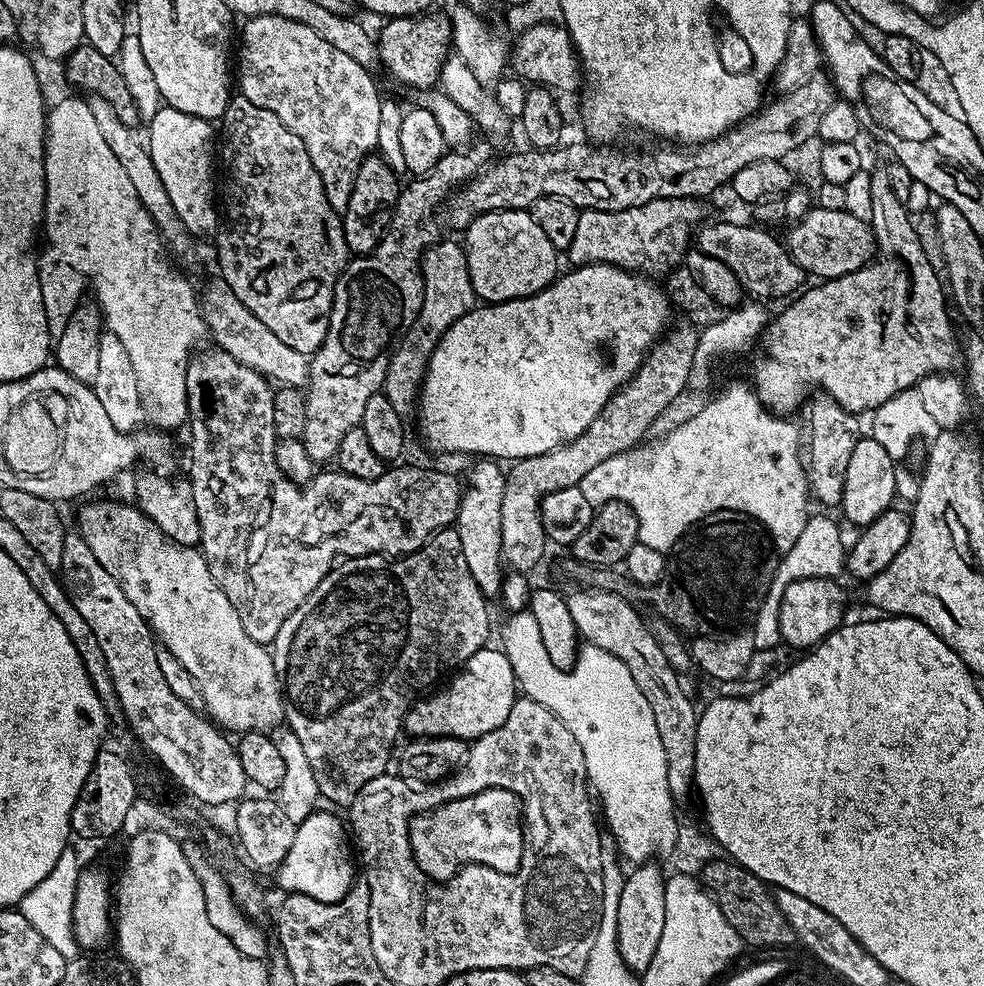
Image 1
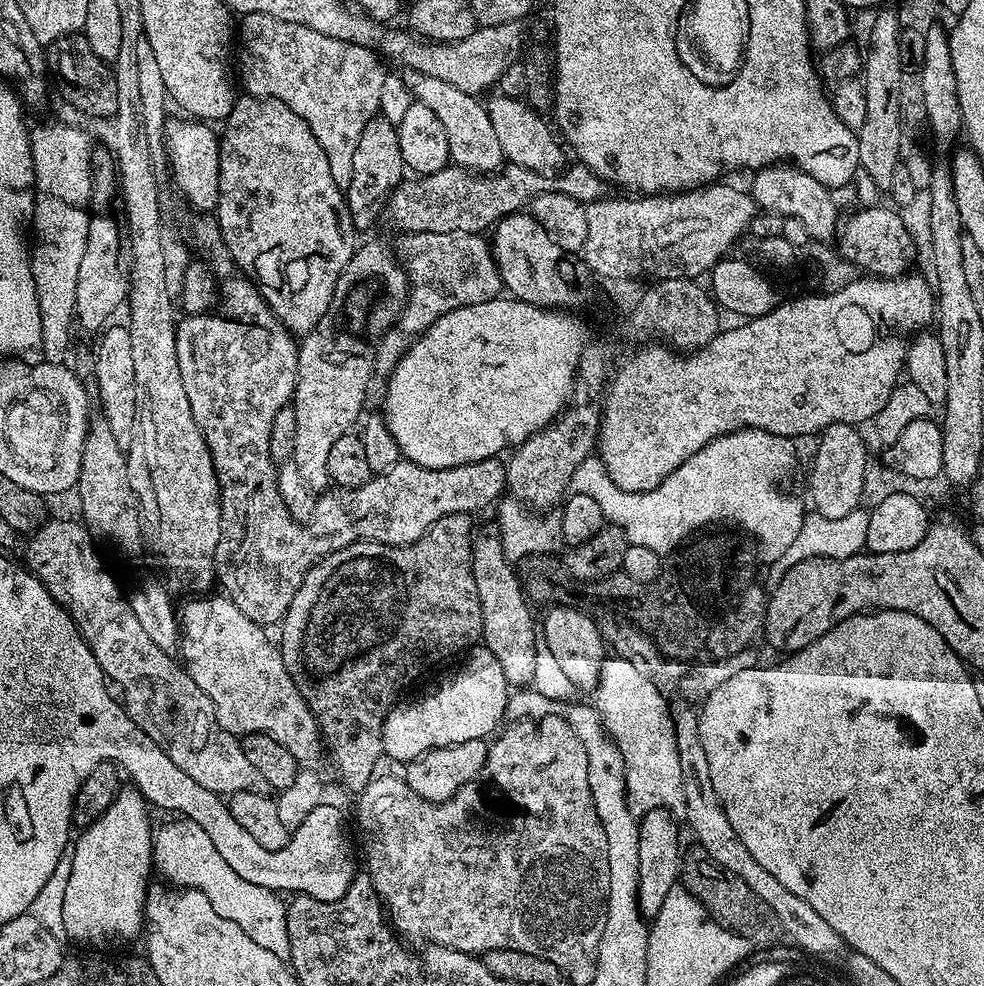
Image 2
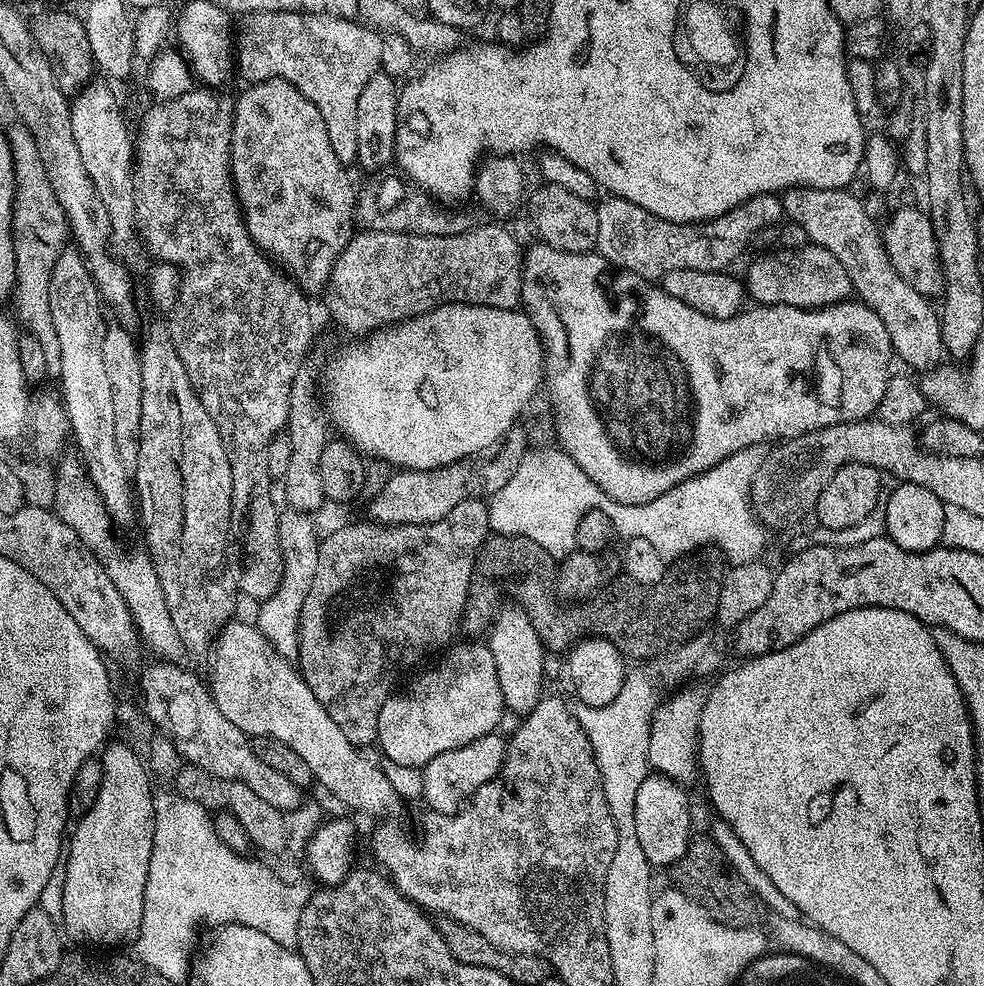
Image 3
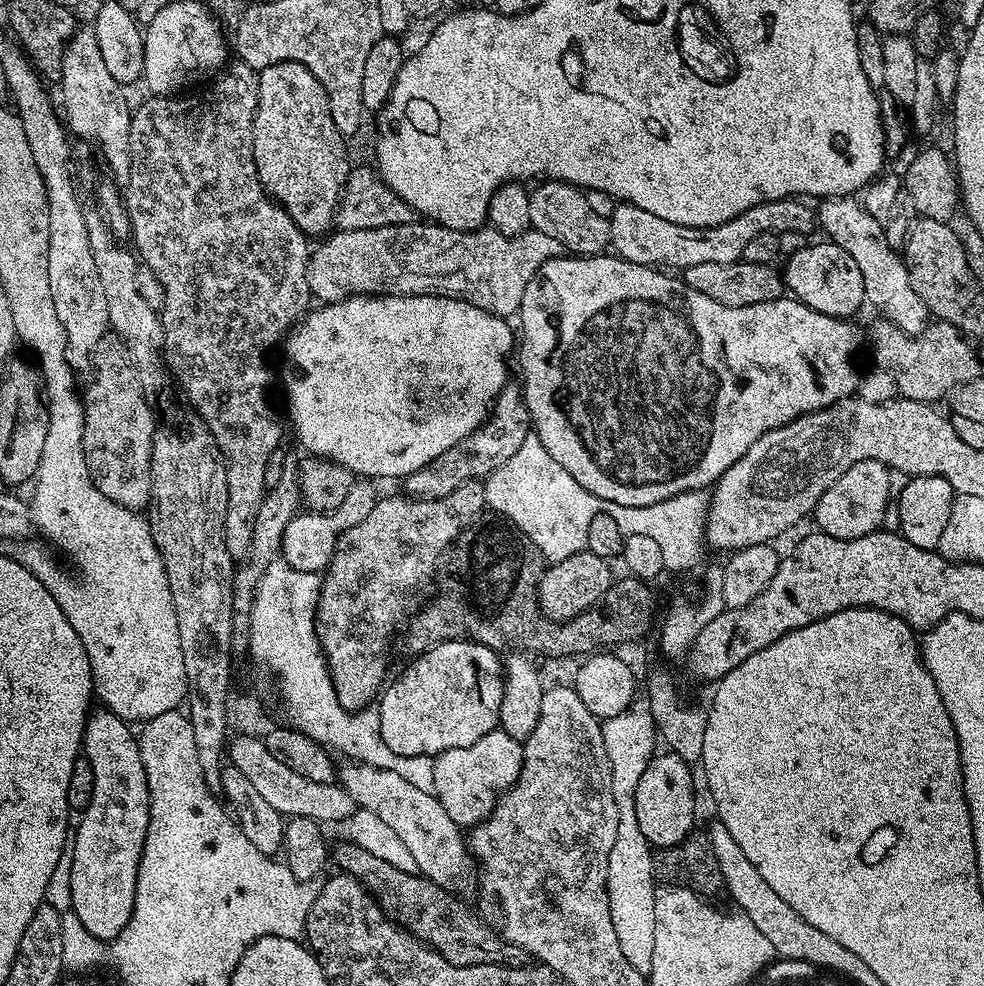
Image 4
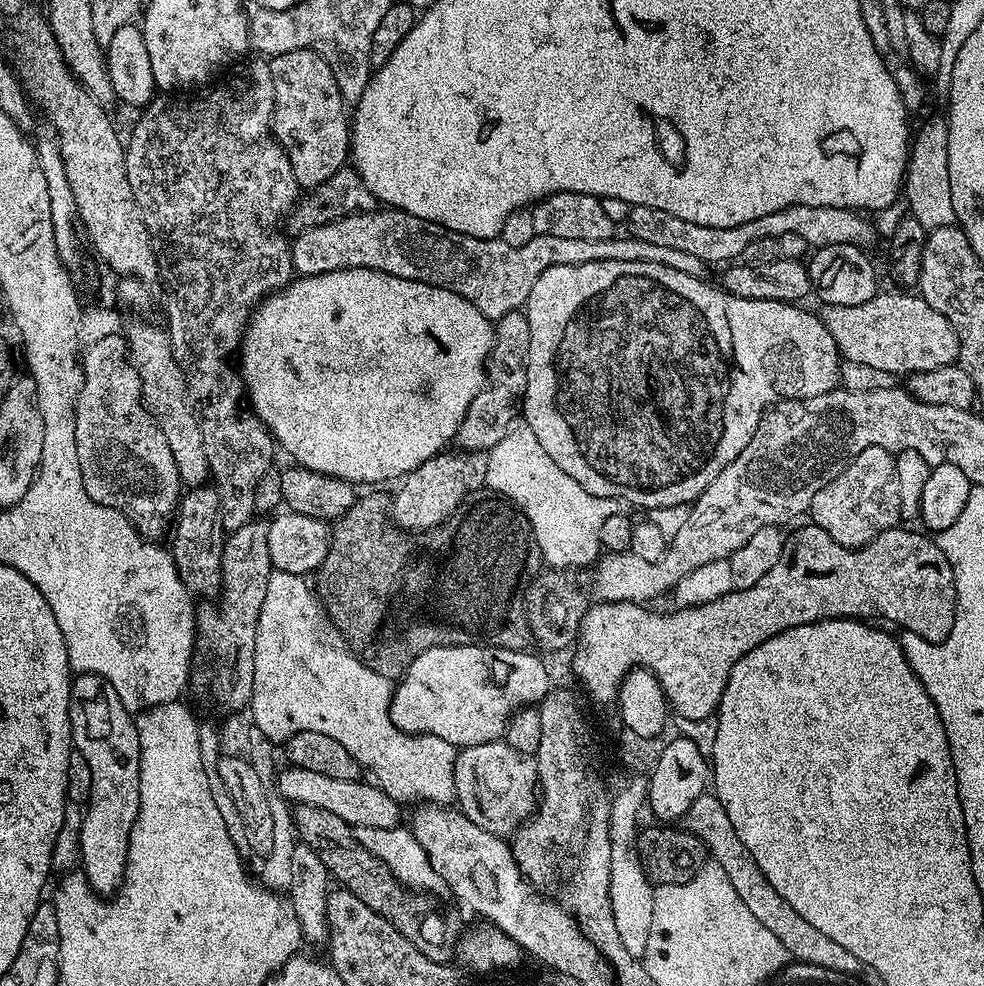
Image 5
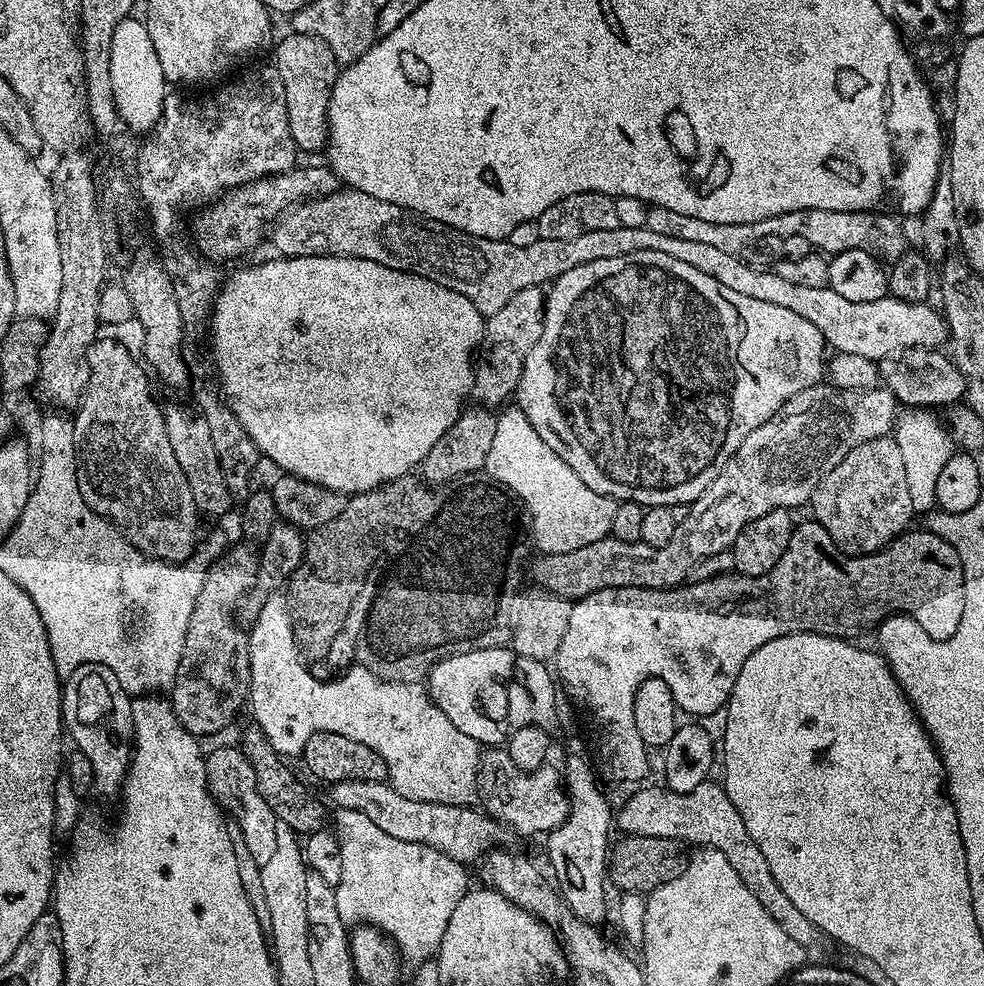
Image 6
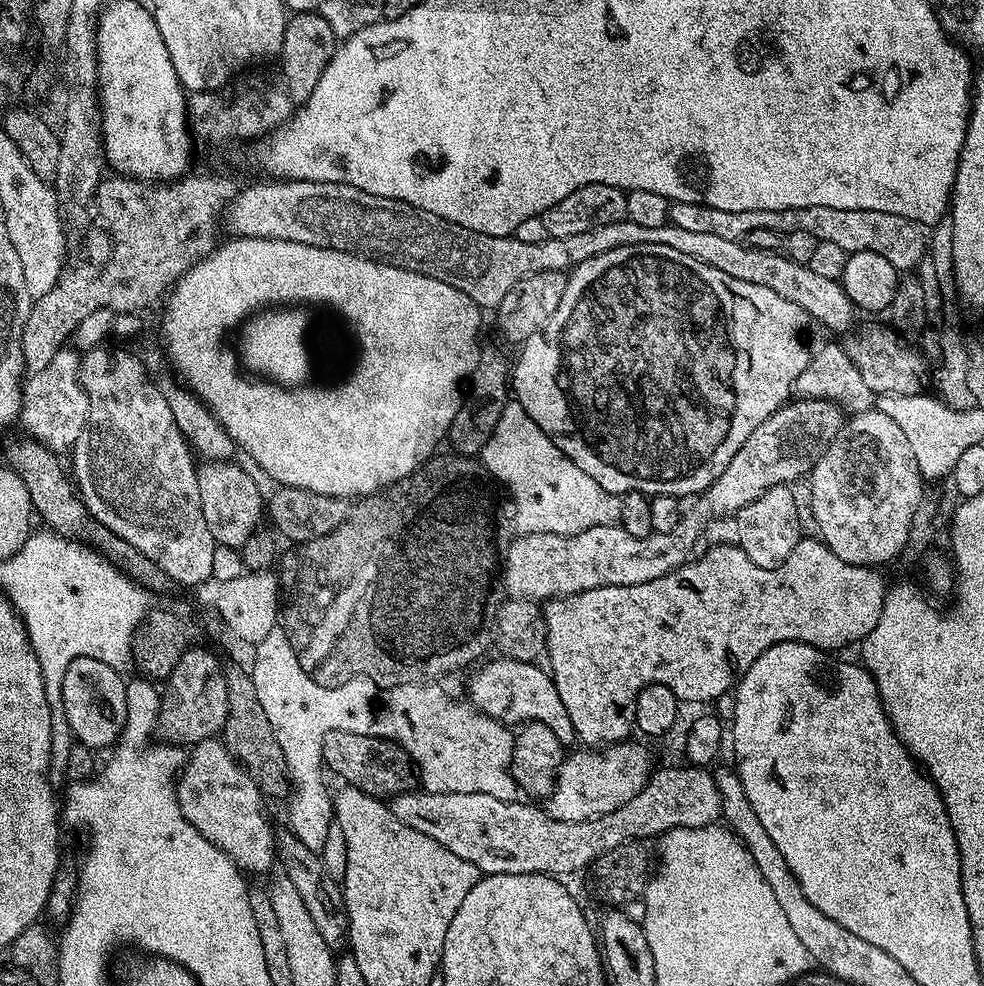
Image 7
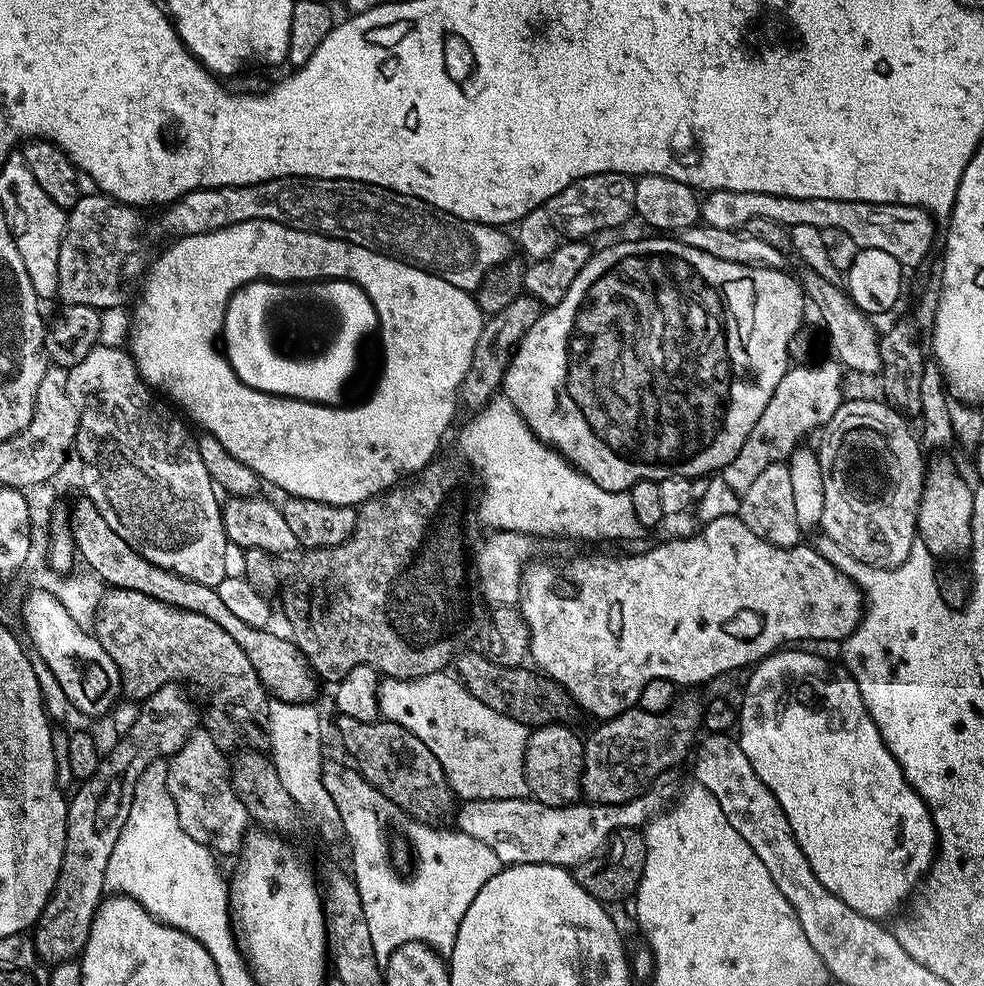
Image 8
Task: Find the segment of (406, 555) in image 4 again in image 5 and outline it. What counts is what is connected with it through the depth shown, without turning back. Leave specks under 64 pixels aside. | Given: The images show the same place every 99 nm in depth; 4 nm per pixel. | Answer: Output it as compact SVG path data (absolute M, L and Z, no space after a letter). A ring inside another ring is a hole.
M445 450L422 462L399 481L400 489L390 500L390 515L409 534L429 532L444 523L469 496L485 487L487 455L482 452Z

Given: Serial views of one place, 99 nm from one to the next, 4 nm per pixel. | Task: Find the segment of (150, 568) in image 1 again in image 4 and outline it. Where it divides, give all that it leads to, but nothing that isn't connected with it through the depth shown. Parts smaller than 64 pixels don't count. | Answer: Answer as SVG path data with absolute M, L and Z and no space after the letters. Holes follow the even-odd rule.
M344 762L338 768L338 783L341 788L354 798L359 809L367 814L378 814L398 838L402 838L406 850L414 854L416 872L428 877L435 884L451 889L471 868L474 868L474 857L470 851L469 841L460 825L450 818L446 806L438 802L432 792L414 786L414 782L406 782L402 774L394 774L390 770L375 768L359 762Z

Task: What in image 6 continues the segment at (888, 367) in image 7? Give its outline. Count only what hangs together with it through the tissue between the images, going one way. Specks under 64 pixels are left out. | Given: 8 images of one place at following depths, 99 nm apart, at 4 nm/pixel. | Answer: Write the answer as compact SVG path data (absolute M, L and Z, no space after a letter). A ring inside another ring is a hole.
M905 348L895 358L879 361L879 379L883 387L896 395L901 405L911 409L937 410L959 405L966 396L962 370L958 370L951 355L944 353L943 356L942 353L935 348Z

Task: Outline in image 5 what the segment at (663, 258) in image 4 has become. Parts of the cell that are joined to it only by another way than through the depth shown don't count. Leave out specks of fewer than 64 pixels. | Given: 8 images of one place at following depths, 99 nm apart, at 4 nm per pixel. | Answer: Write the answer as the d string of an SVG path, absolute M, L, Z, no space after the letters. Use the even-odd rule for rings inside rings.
M632 205L627 231L642 242L654 242L654 246L666 246L674 250L683 250L686 254L694 254L694 258L702 258L709 266L727 265L735 261L755 240L775 238L787 233L798 233L813 248L825 248L831 244L857 244L859 248L871 249L876 240L876 228L859 211L834 206L790 206L786 210L778 210L774 214L766 214L766 218L758 218L754 222L746 222L742 226L715 228L714 226L698 226L694 222L686 222L686 218L677 218L674 214L666 214L666 210L654 210L654 206Z

